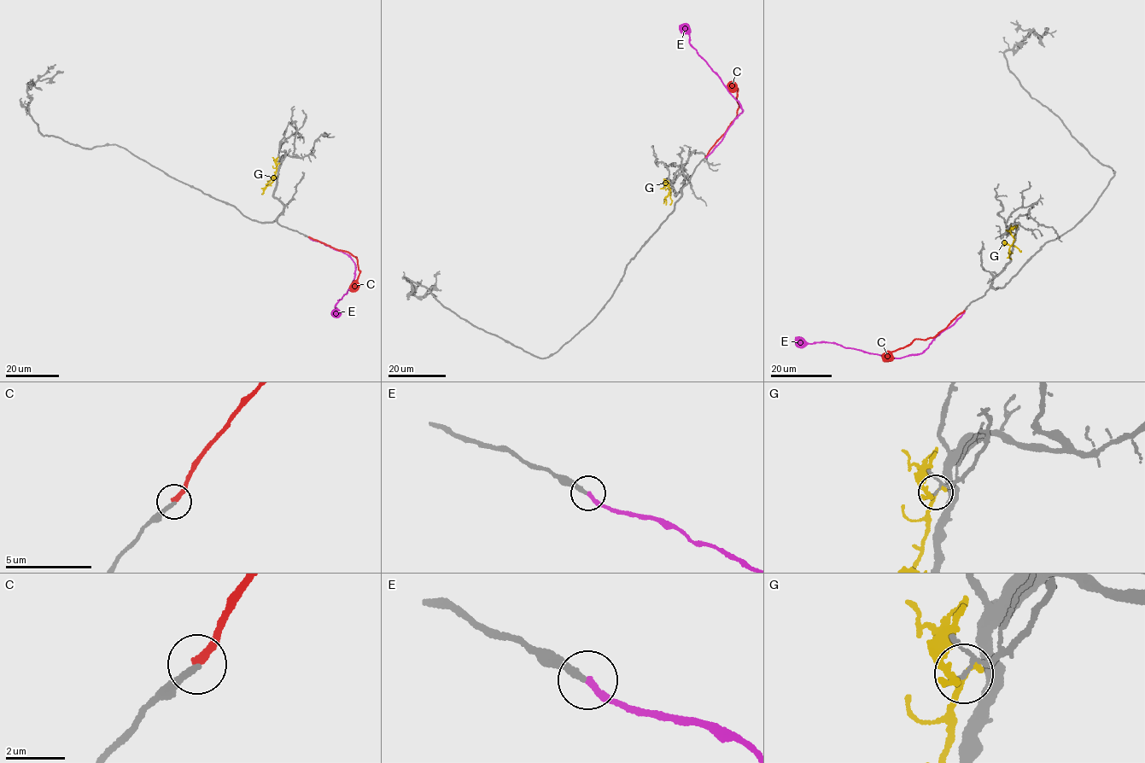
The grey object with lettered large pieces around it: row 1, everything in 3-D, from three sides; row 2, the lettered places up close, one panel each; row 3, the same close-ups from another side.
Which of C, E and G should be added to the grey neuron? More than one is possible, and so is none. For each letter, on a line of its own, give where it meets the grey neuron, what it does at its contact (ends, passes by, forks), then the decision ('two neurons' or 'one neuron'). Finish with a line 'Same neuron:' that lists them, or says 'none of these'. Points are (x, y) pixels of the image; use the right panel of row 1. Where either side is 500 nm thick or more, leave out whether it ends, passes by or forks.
C: (964, 311) | it ends | two neurons
E: (964, 311) | it ends | one neuron
G: (1009, 231) | it forks | two neurons
Same neuron: E

